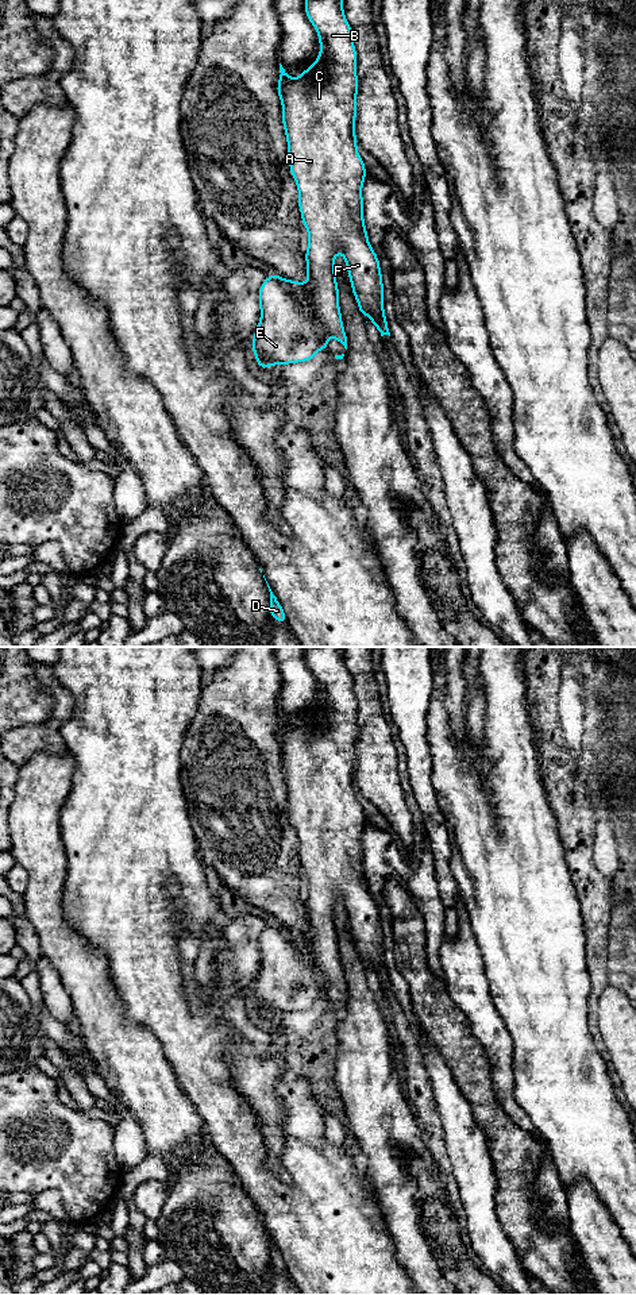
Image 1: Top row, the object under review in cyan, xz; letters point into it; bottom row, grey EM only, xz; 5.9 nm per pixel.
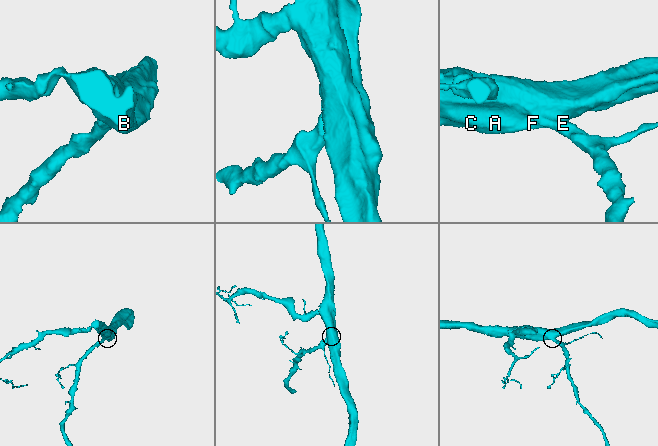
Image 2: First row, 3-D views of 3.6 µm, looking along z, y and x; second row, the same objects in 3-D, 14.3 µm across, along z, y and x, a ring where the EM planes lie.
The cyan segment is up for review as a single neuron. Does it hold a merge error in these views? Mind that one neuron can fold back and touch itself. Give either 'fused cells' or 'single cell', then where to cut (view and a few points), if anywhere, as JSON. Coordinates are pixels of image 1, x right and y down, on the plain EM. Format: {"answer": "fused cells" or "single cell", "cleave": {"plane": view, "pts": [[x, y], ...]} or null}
{"answer": "single cell", "cleave": null}

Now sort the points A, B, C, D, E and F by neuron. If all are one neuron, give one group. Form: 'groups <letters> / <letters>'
groups A B C D E F

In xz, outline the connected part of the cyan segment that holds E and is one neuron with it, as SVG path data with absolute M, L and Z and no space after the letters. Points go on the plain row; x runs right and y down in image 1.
M307 647L305 662L319 682L319 706L297 726L289 725L280 712L277 740L282 751L290 822L297 830L301 868L308 878L308 929L301 932L273 922L261 933L261 970L251 993L259 1015L311 1009L317 999L328 997L329 984L335 984L347 998L334 916L338 899L344 905L359 960L370 964L381 984L390 984L383 960L379 909L369 891L363 870L366 817L355 786L358 725L352 678L346 668L342 647Z

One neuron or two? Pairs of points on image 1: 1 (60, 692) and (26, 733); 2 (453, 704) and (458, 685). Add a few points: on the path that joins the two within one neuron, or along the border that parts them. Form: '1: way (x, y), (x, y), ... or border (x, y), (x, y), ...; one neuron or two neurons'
1: way (60, 706), (58, 717), (41, 733); one neuron
2: way (454, 700), (455, 689); one neuron

